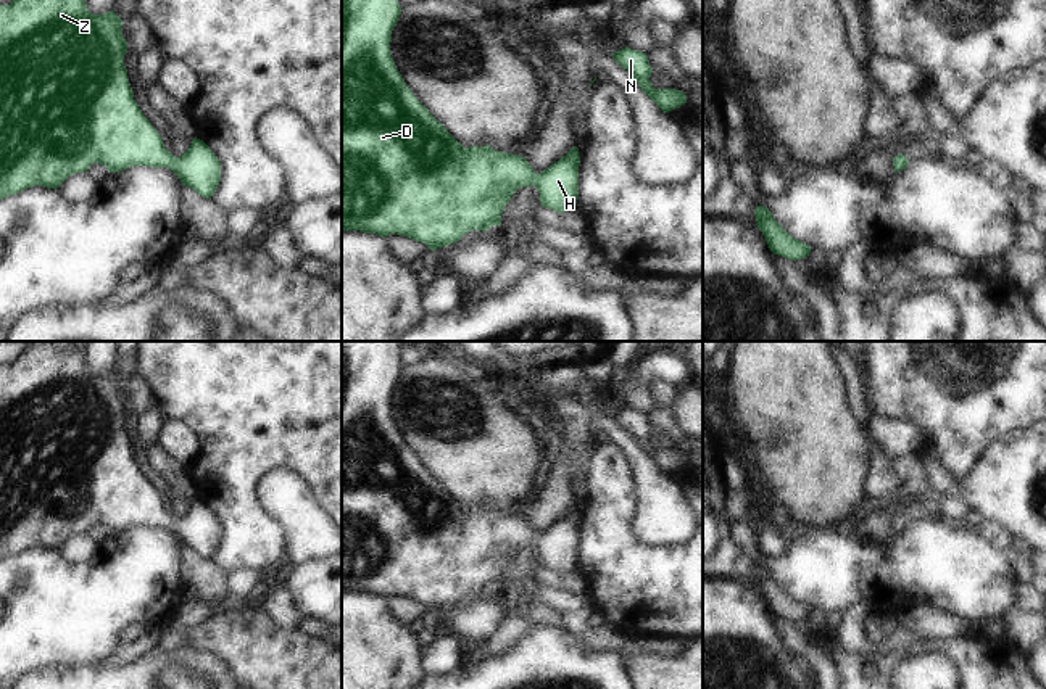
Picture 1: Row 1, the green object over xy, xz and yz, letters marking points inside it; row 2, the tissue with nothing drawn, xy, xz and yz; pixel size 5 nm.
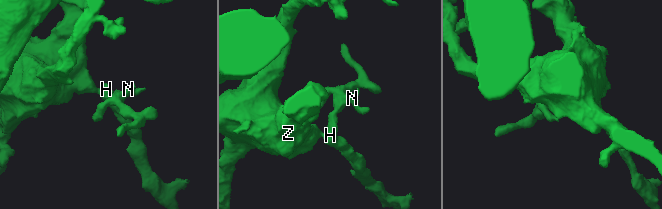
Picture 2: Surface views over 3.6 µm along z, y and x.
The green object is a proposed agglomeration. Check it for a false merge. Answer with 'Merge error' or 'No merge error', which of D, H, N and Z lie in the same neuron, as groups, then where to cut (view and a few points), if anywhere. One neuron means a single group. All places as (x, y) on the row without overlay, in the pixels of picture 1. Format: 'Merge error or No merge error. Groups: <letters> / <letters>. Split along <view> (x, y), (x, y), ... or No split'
No merge error. Groups: D H N Z. No split.

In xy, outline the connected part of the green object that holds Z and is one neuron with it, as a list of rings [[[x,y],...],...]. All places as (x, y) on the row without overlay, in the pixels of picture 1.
[[[29,341],[10,365],[0,365],[0,560],[35,546],[60,549],[69,536],[85,533],[93,523],[110,533],[132,526],[169,528],[182,546],[211,560],[221,543],[221,522],[197,497],[179,518],[166,510],[134,460],[124,425],[127,402],[122,383],[113,370],[92,375],[84,346],[56,349],[50,341]]]

